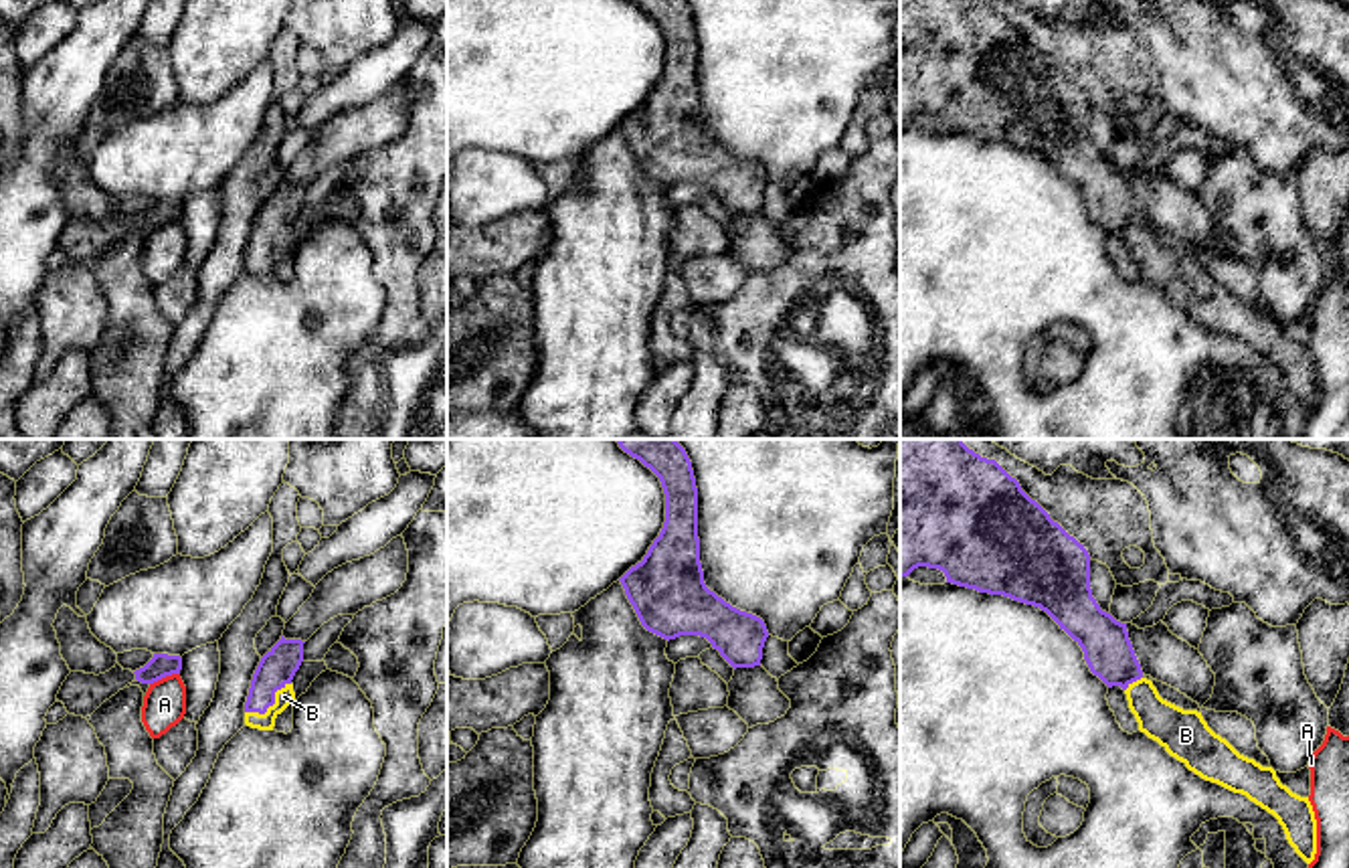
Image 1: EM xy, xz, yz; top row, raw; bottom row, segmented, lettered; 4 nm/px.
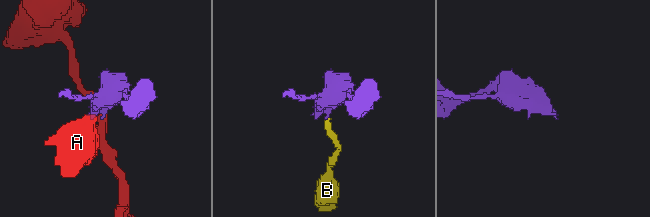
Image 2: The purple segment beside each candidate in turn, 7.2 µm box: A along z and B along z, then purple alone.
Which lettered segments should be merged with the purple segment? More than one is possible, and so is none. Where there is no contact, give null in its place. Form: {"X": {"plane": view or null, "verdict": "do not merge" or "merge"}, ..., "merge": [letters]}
{"A": {"plane": "xy", "verdict": "do not merge"}, "B": {"plane": "xy", "verdict": "merge"}, "merge": ["B"]}

